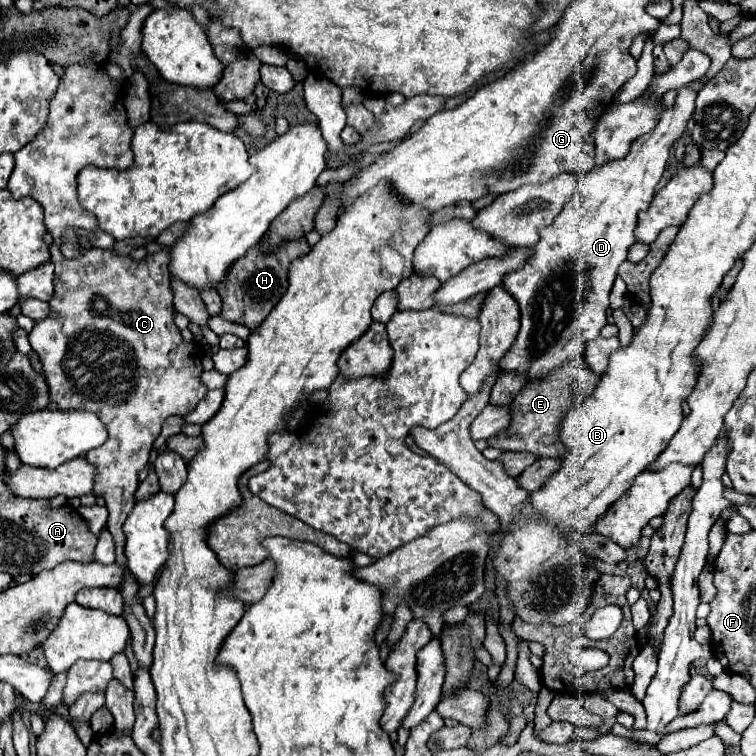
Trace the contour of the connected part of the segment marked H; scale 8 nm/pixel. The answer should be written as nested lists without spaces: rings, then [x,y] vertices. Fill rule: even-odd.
[[[296,237],[294,241],[284,241],[278,247],[278,261],[276,261],[274,253],[264,251],[264,239],[260,241],[260,245],[250,247],[248,253],[244,257],[240,257],[228,269],[228,275],[220,283],[216,283],[216,289],[222,297],[220,317],[230,323],[240,323],[240,325],[246,325],[248,329],[256,329],[256,325],[260,325],[268,317],[268,313],[274,309],[274,305],[284,295],[284,291],[288,287],[286,273],[288,273],[290,261],[308,251],[310,251],[310,245],[308,245],[306,237]]]

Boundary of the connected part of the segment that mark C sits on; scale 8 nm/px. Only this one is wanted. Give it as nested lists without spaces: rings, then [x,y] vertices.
[[[52,243],[50,253],[56,265],[54,295],[48,301],[50,315],[38,321],[28,337],[32,349],[40,355],[50,399],[64,411],[84,409],[96,413],[108,429],[106,443],[86,453],[86,459],[96,467],[94,493],[104,497],[108,507],[108,529],[116,541],[116,563],[126,567],[122,525],[134,507],[138,473],[148,465],[162,423],[170,415],[184,417],[206,395],[208,389],[200,381],[202,357],[196,343],[186,343],[174,325],[168,253],[148,255],[140,263],[130,255],[118,255],[114,249],[88,249],[82,257],[66,259],[60,253],[60,245]]]

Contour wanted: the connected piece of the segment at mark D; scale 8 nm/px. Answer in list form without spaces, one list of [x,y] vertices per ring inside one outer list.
[[[690,85],[678,89],[674,107],[666,107],[662,111],[662,119],[650,133],[638,137],[626,157],[614,159],[610,163],[596,165],[586,179],[580,183],[576,197],[566,205],[566,209],[554,219],[550,227],[542,231],[538,245],[534,245],[532,255],[524,263],[524,267],[506,273],[502,279],[502,287],[520,303],[520,319],[522,327],[518,333],[516,343],[502,359],[502,371],[520,371],[526,373],[528,379],[538,379],[552,369],[560,367],[564,361],[576,357],[584,351],[584,345],[600,335],[600,329],[606,325],[606,309],[608,309],[608,295],[612,283],[618,275],[618,267],[626,261],[628,249],[636,243],[634,227],[638,211],[646,209],[654,197],[656,185],[664,175],[666,161],[670,157],[670,149],[682,137],[688,127],[688,121],[694,115],[694,101],[698,91]]]

